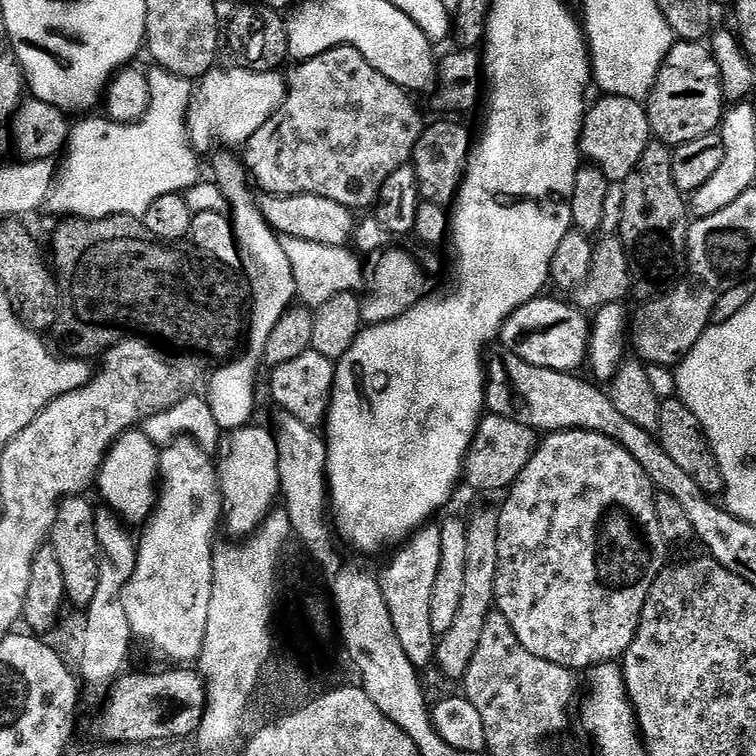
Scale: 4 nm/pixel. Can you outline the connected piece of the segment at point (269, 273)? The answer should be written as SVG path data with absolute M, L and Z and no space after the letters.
M217 151L214 155L214 183L222 191L230 207L230 219L235 231L236 246L239 250L241 273L248 291L248 317L246 330L246 347L240 358L235 357L220 367L210 378L204 397L213 411L214 419L221 430L242 428L251 423L250 418L256 408L256 389L258 366L264 359L264 350L271 331L278 324L284 308L289 307L295 299L296 286L290 260L282 248L279 235L273 231L261 214L259 203L250 192L250 178L241 159L228 152Z

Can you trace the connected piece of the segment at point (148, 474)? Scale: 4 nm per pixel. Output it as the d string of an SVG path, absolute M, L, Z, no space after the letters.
M129 430L121 434L112 447L104 454L104 461L100 463L98 473L98 488L100 484L100 496L103 502L116 516L123 518L129 525L143 525L152 515L152 509L156 507L158 495L158 473L160 470L160 458L157 445L153 444L143 430Z

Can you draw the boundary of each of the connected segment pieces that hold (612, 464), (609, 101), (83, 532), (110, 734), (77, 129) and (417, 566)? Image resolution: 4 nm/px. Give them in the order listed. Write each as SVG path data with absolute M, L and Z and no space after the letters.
M565 428L560 432L547 433L537 443L536 453L530 458L530 462L526 462L526 470L518 474L518 478L503 497L504 504L499 505L498 574L494 601L495 607L506 618L506 622L510 622L510 630L518 634L518 642L522 642L522 646L526 646L530 654L573 670L581 670L580 668L591 670L598 664L607 664L623 657L624 651L634 642L634 634L640 624L644 603L658 574L666 567L664 555L670 551L669 545L662 538L662 526L658 526L656 493L657 489L652 487L652 480L646 474L646 470L638 466L634 454L630 454L630 450L626 450L606 434L581 428Z
M601 95L601 100L585 111L584 125L580 131L583 159L600 168L602 174L611 182L623 182L638 166L646 146L654 140L654 129L648 121L647 107L624 95Z
M87 495L65 496L56 507L56 521L52 524L50 546L58 550L58 562L62 562L64 594L80 607L87 609L98 588L100 548L95 537L95 516L97 509L88 501Z
M176 666L156 674L125 673L111 685L101 736L107 743L145 744L195 735L206 708L206 683L199 671Z
M149 67L146 75L148 78L148 109L142 119L136 120L132 124L119 124L116 120L101 118L101 120L84 120L81 124L73 123L70 128L70 139L66 145L68 152L68 168L72 171L72 212L73 217L82 220L101 220L107 216L135 216L143 218L146 210L150 210L150 205L157 198L162 198L162 194L174 194L175 192L184 194L189 188L194 187L201 179L200 160L195 148L192 147L192 139L188 136L188 107L192 104L192 94L194 91L193 81L186 77L179 77L178 74L170 74L170 70L165 68Z
M429 522L417 528L396 550L388 565L378 572L380 589L386 598L386 606L390 606L390 622L394 622L394 631L398 633L398 642L402 642L402 650L406 650L413 664L423 666L435 657L438 639L434 626L430 626L430 594L434 594L438 562L442 559L439 523Z

